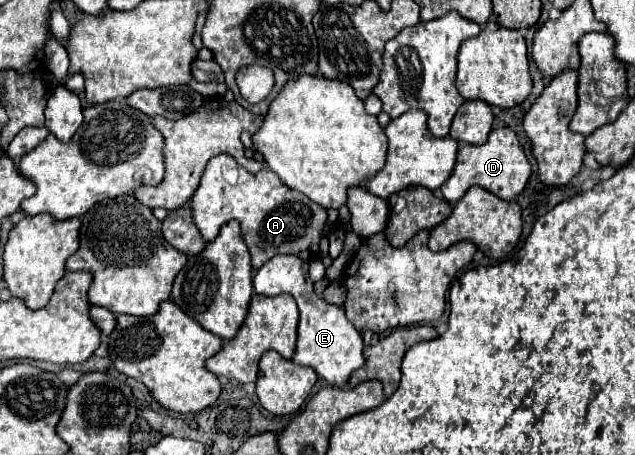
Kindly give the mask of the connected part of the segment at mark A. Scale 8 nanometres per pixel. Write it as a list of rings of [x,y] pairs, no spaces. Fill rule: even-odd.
[[[225,153],[209,161],[191,203],[195,225],[205,241],[213,241],[217,237],[221,223],[229,219],[241,221],[241,233],[255,269],[279,253],[297,255],[303,261],[315,259],[319,253],[321,235],[327,227],[327,211],[313,203],[307,195],[285,187],[269,167],[263,167],[259,173],[249,173]]]

